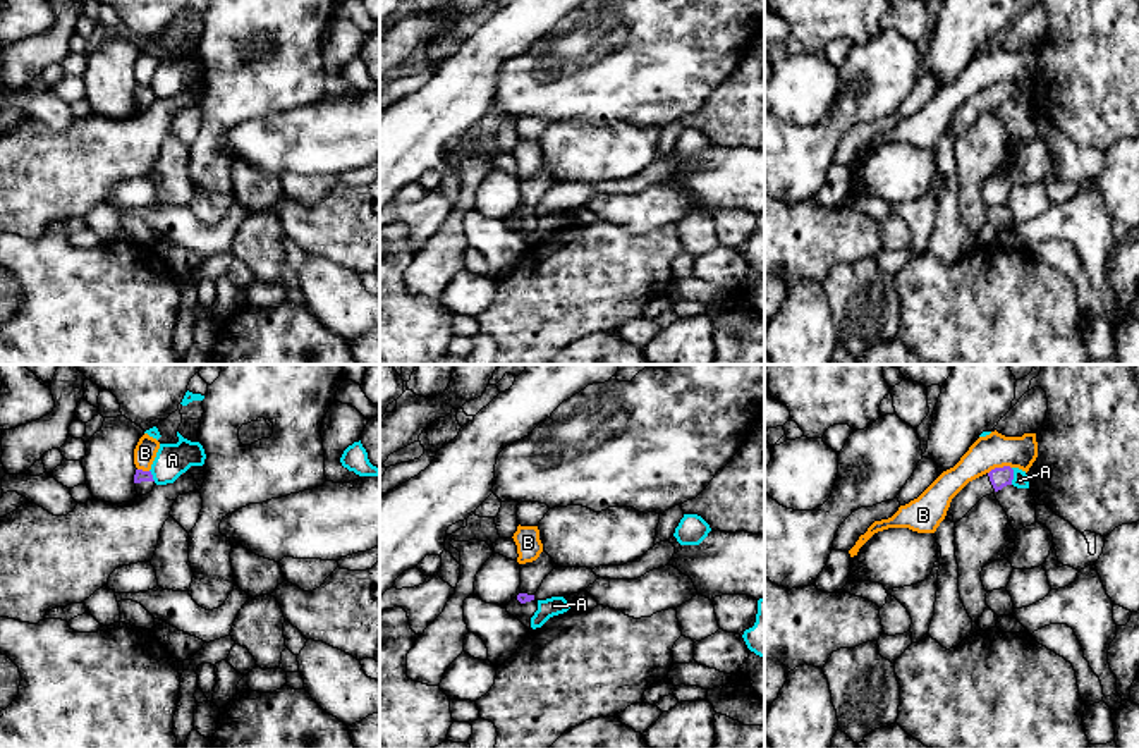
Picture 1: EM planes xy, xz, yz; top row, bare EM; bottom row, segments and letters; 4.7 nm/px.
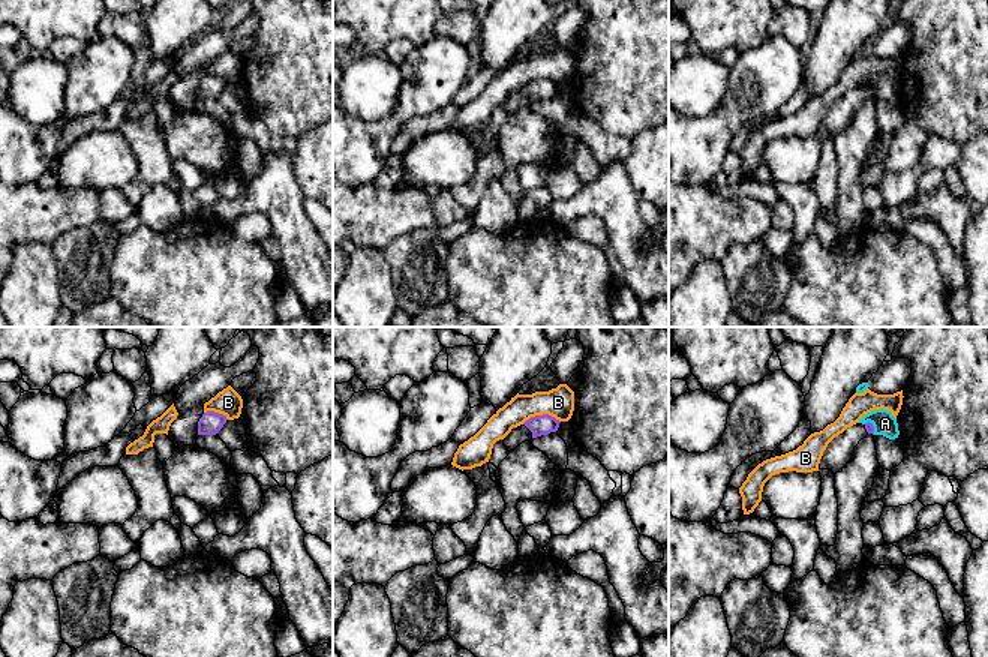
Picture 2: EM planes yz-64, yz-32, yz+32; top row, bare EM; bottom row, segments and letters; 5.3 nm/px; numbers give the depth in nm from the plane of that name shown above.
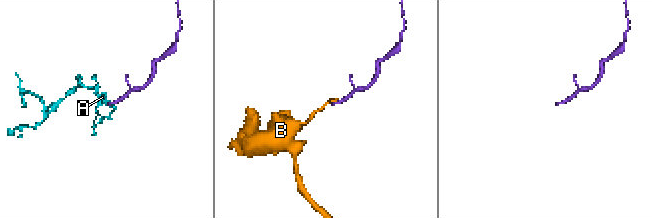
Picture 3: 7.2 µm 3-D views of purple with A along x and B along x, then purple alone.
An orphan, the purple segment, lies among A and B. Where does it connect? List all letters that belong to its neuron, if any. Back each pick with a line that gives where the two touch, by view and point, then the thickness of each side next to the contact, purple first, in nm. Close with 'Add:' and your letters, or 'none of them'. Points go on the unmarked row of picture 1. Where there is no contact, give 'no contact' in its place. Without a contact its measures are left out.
Add: none of them

